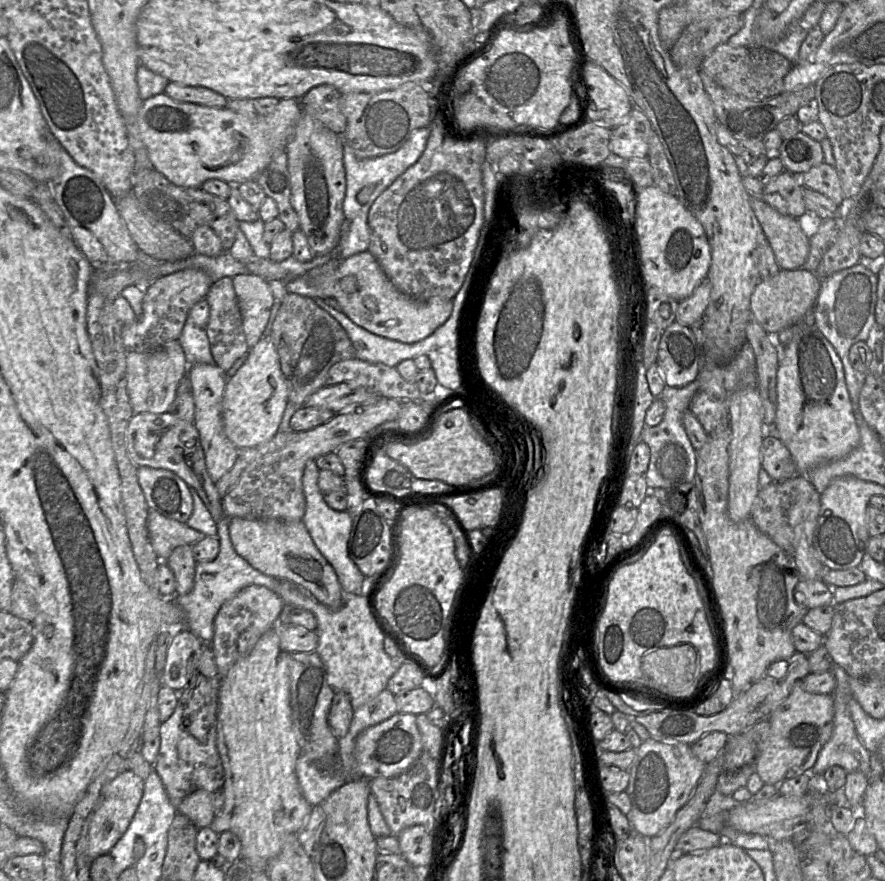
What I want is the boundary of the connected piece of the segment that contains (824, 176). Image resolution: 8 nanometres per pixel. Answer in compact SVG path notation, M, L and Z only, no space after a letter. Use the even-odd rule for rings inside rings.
M823 162L804 174L794 175L800 176L803 186L825 195L837 205L842 203L844 196L841 182L834 166Z

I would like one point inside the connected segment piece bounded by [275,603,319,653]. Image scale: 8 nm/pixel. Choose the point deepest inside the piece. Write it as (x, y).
(293, 639)

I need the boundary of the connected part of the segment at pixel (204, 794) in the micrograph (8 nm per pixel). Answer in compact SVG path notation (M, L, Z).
M196 790L181 801L177 810L198 829L209 827L215 818L212 796L213 793L206 790Z

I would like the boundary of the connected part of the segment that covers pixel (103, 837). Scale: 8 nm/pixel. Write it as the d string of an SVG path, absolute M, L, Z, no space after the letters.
M131 770L121 772L102 787L100 800L91 815L87 833L87 854L91 861L108 854L122 837L136 813L143 792L144 780Z

